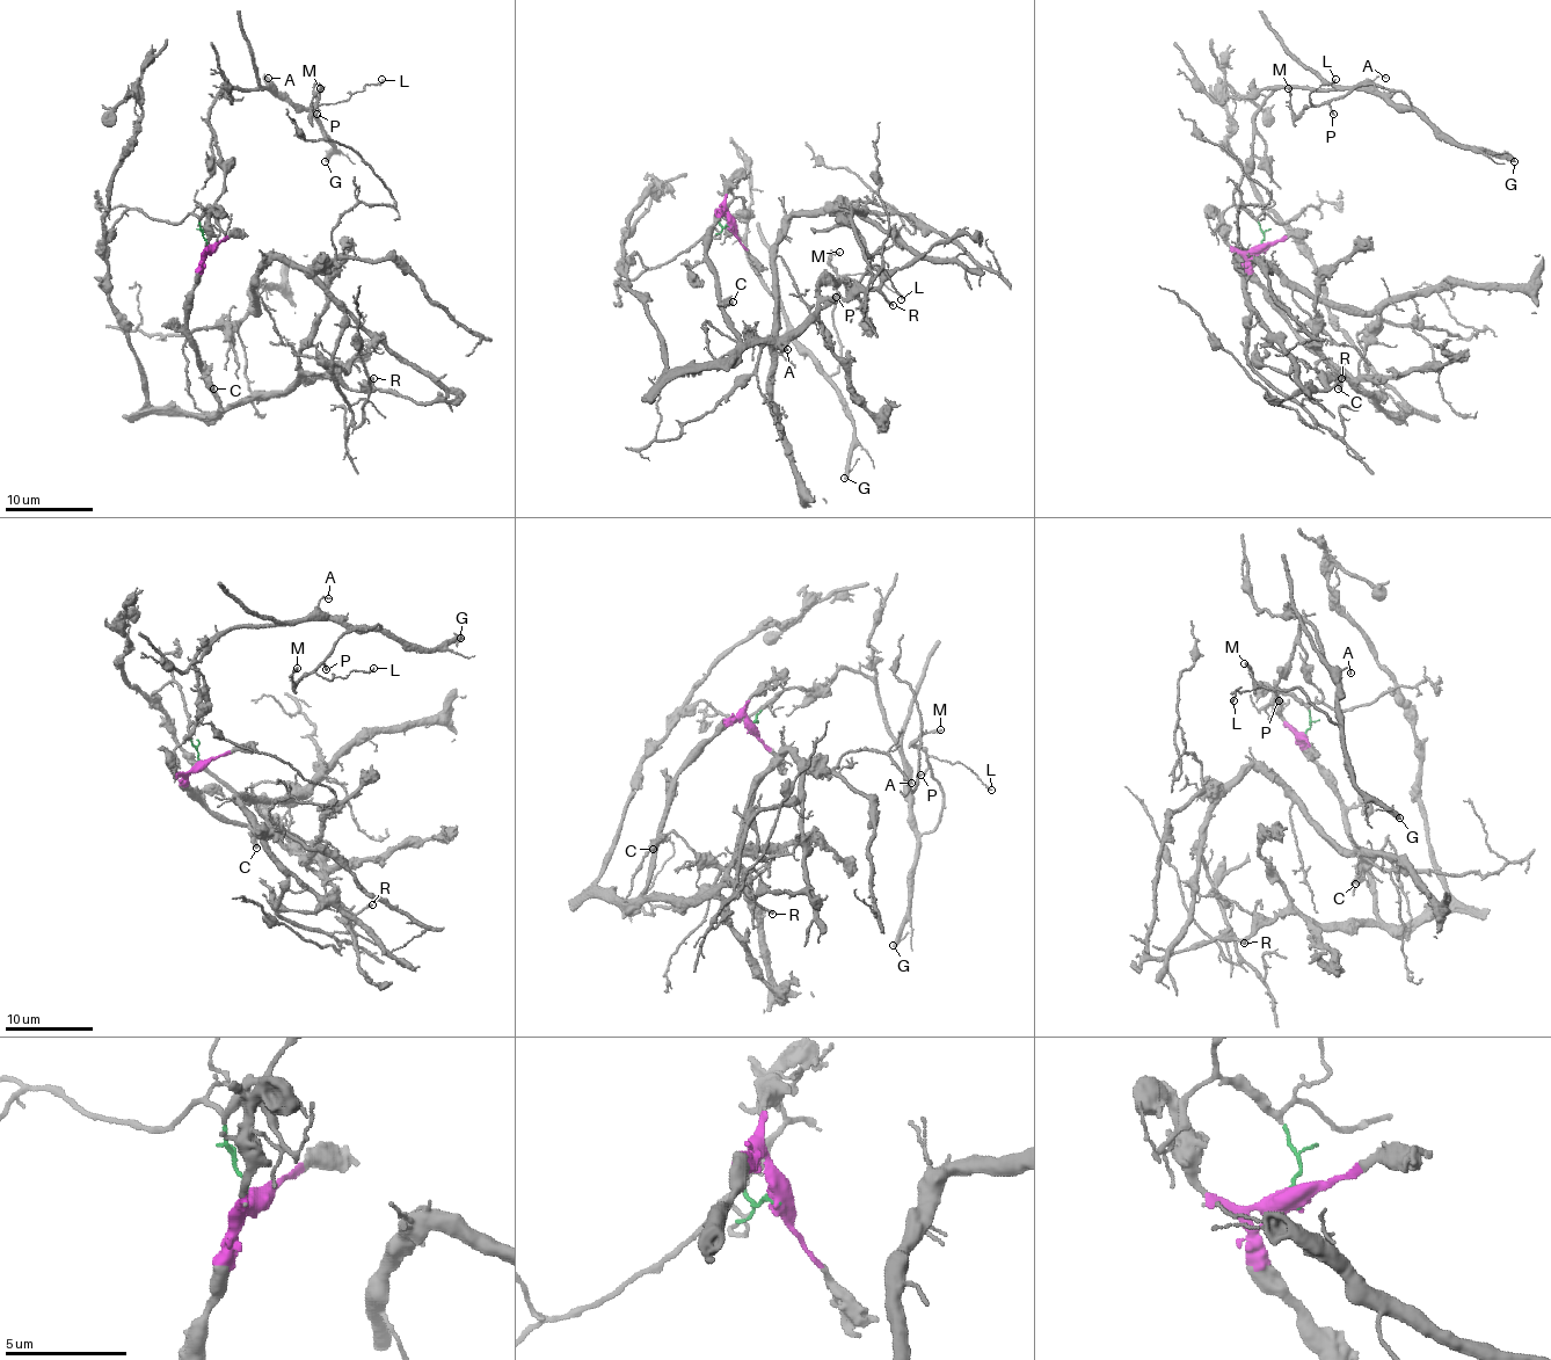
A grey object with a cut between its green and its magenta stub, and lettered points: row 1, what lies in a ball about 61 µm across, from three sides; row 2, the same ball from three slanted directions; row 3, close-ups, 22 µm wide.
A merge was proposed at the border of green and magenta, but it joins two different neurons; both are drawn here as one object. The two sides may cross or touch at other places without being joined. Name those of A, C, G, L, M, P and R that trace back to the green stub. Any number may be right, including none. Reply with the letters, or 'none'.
A, G, L, M, P

